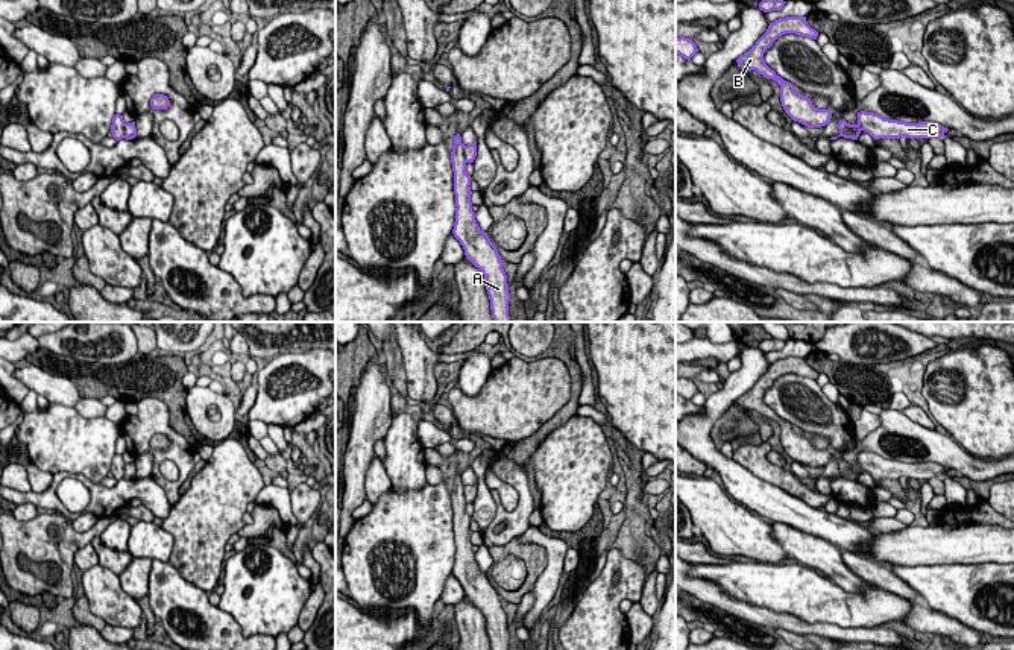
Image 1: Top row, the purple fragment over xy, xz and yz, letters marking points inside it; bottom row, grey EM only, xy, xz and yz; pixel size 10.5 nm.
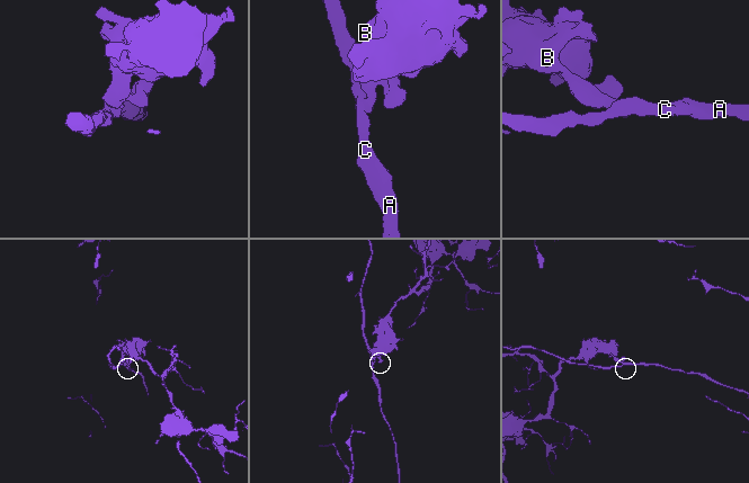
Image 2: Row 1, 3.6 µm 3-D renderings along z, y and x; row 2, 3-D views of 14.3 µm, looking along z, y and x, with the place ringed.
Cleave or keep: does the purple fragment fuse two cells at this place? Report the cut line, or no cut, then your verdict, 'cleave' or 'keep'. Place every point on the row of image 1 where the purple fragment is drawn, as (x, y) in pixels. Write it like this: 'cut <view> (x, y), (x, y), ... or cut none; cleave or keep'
cut none; keep

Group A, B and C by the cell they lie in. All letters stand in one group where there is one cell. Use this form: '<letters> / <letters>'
A B C

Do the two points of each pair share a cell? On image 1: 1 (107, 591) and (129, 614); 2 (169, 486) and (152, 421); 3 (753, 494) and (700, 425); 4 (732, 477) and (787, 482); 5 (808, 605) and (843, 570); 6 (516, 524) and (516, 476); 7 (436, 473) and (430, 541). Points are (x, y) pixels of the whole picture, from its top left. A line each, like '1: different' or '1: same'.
1: same
2: same
3: same
4: different
5: different
6: same
7: different

